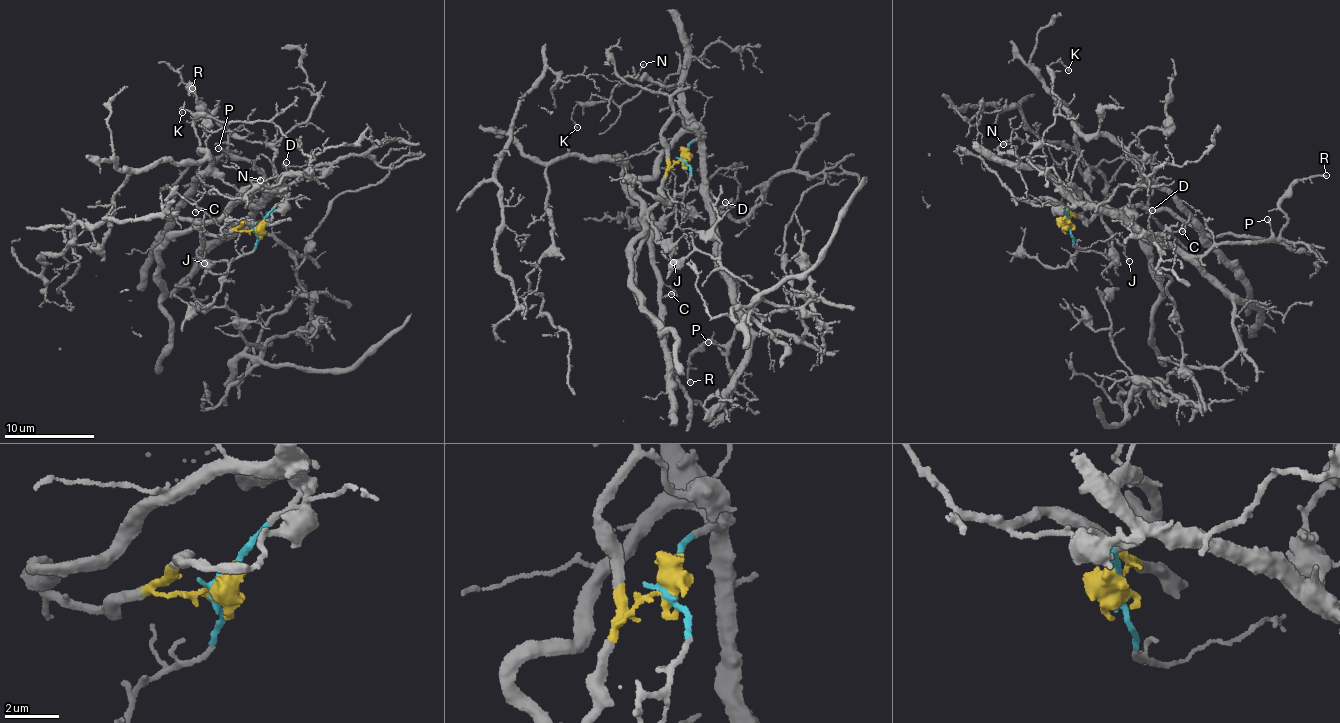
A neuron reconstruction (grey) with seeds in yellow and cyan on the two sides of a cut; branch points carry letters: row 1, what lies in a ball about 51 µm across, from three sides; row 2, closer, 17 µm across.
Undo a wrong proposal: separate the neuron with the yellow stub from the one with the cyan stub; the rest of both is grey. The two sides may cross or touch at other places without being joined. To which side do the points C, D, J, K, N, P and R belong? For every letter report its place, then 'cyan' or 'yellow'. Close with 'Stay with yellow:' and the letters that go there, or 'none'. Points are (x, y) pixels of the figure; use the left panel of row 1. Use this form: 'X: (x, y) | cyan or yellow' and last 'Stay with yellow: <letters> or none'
C: (195, 212) | yellow
D: (286, 162) | cyan
J: (204, 263) | yellow
K: (182, 112) | cyan
N: (260, 180) | cyan
P: (218, 148) | cyan
R: (192, 88) | cyan
Stay with yellow: C, J

